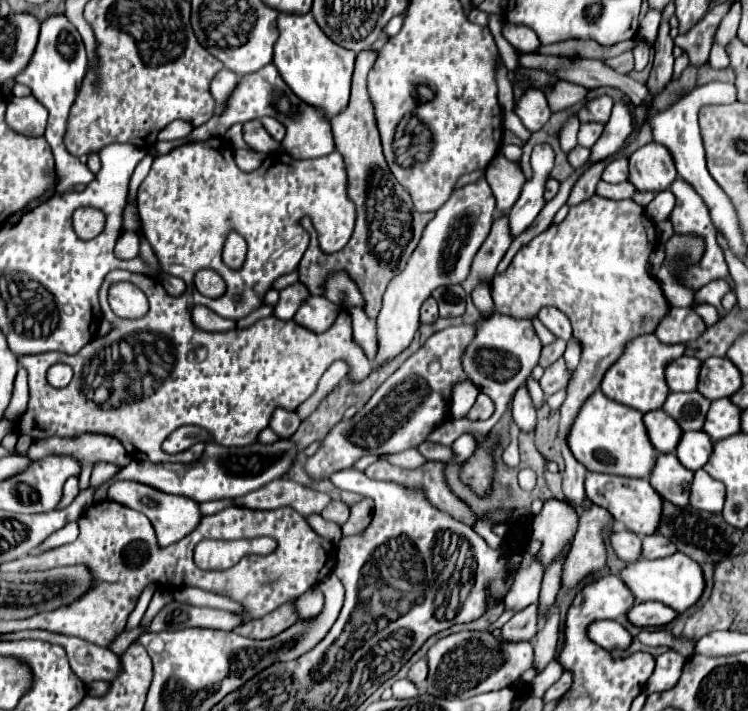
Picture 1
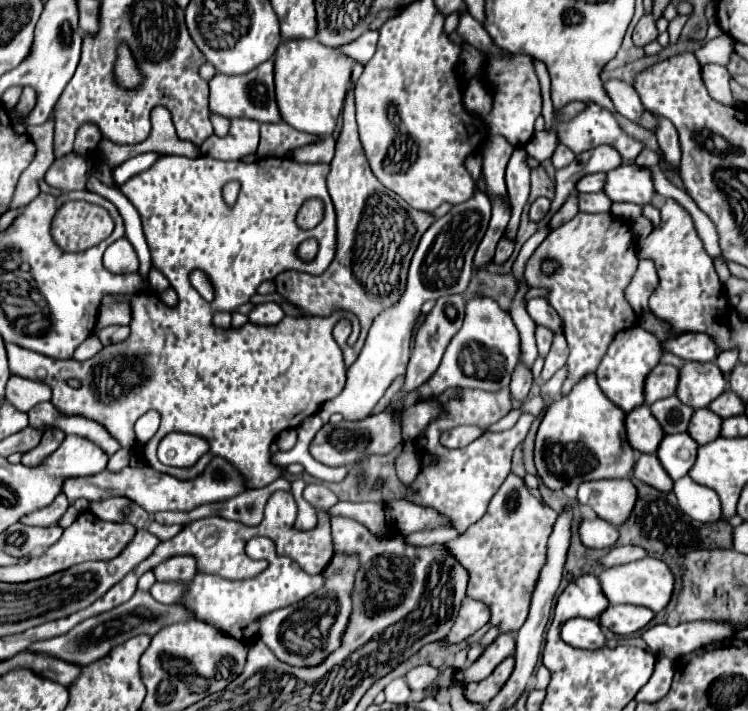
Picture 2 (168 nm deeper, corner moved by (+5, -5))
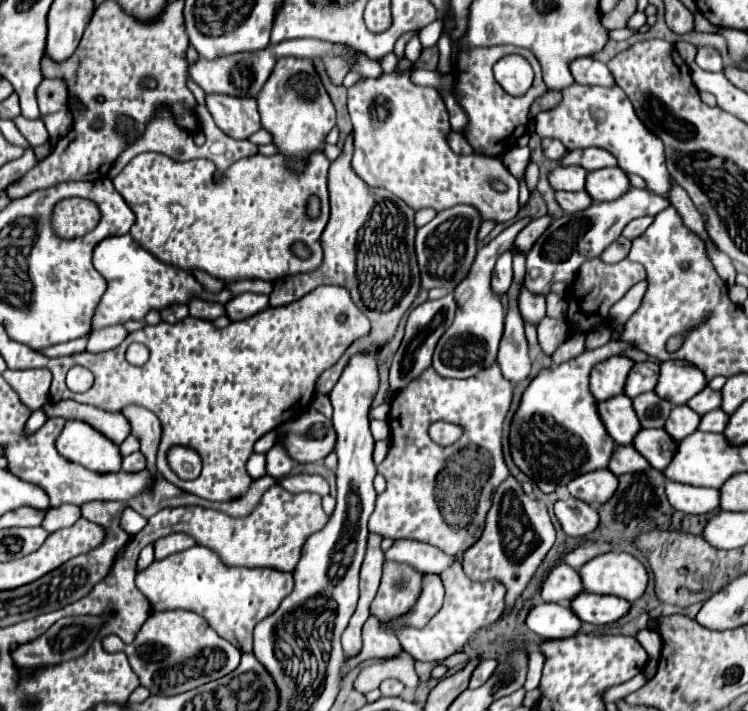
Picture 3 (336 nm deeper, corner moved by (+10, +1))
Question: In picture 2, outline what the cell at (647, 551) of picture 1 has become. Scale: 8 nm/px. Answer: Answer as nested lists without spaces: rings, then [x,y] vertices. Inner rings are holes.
[[[617,546],[617,548],[611,548],[609,554],[603,558],[603,564],[609,568],[609,566],[621,566],[621,564],[629,564],[629,562],[635,562],[635,560],[641,560],[649,556],[645,550],[637,548],[637,546]]]

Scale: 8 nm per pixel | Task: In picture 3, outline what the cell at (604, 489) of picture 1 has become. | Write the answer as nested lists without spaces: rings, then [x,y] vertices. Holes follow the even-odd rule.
[[[604,468],[574,478],[568,484],[568,492],[578,500],[584,500],[592,506],[600,506],[616,492],[616,486],[618,486],[618,478],[608,468]]]

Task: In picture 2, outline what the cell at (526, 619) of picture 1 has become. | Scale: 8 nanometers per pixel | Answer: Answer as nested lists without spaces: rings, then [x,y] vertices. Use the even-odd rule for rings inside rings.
[[[515,632],[499,634],[495,638],[495,642],[485,648],[481,658],[463,672],[465,682],[479,682],[479,680],[487,678],[495,670],[495,666],[499,662],[503,662],[507,656],[511,656],[513,652],[515,652]]]

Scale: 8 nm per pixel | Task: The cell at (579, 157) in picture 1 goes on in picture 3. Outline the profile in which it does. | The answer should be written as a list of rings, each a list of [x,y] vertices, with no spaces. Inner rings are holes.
[[[542,140],[542,152],[550,160],[560,160],[566,154],[566,148],[558,140]]]

